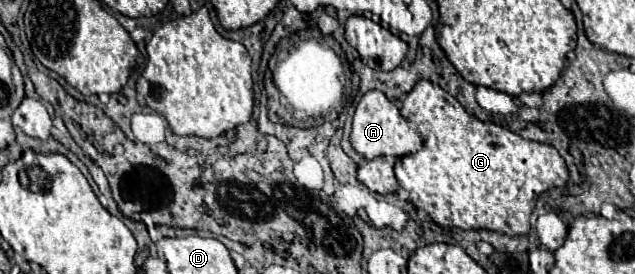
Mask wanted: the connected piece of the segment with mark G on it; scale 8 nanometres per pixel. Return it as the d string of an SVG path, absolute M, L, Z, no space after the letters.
M417 81L401 105L401 115L409 127L421 135L423 147L413 155L397 159L395 177L399 185L409 193L409 201L415 207L427 211L437 225L459 229L489 229L505 235L525 235L529 231L529 219L539 195L551 187L563 187L569 179L563 157L551 145L523 139L521 135L491 121L479 121L477 117L469 115L453 95L435 83Z

